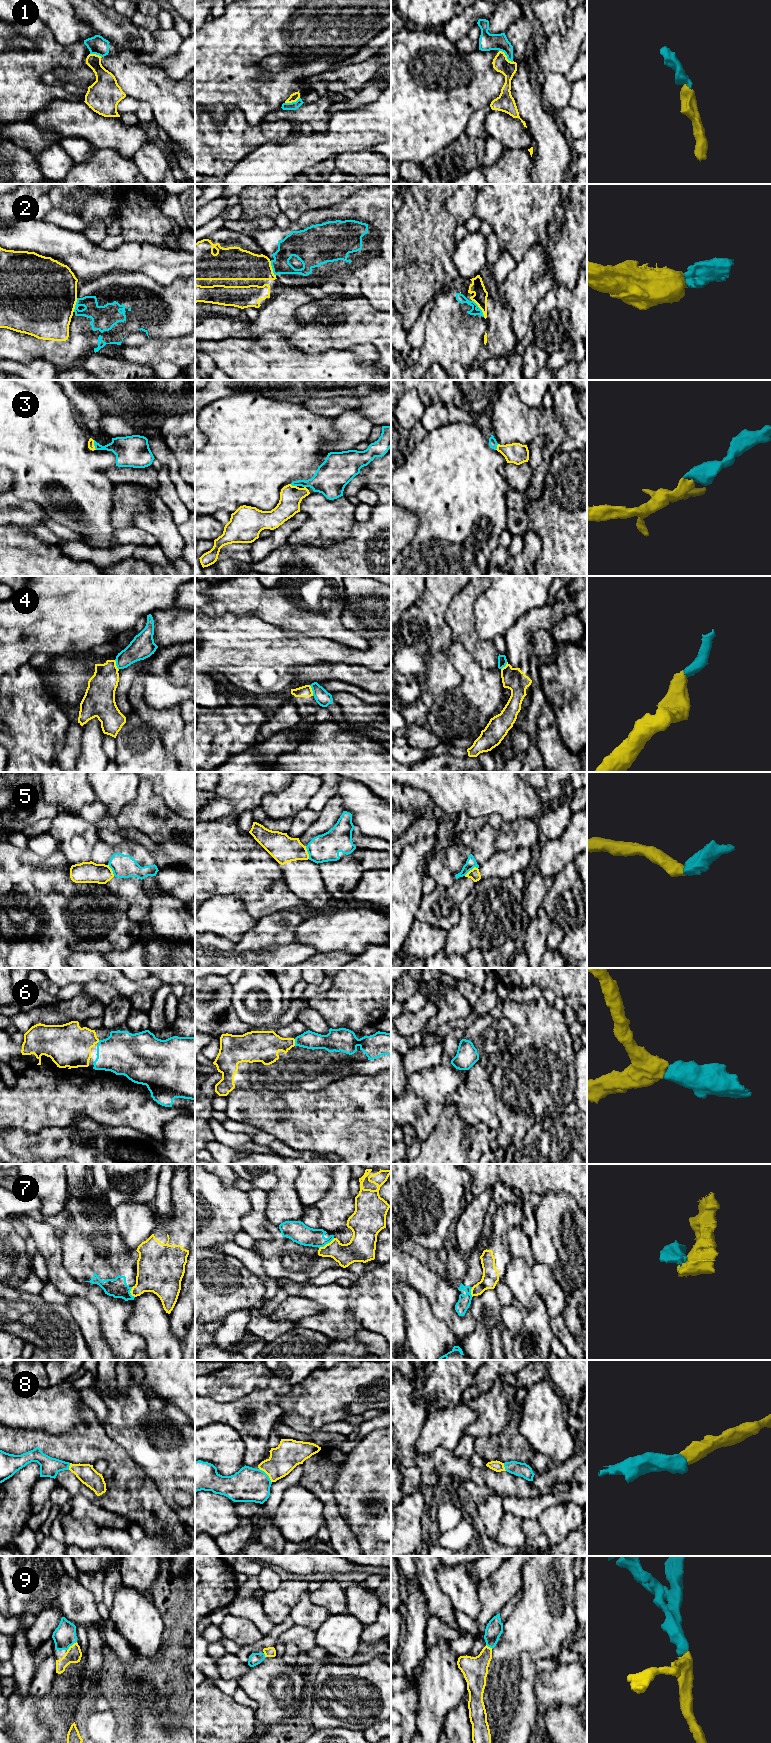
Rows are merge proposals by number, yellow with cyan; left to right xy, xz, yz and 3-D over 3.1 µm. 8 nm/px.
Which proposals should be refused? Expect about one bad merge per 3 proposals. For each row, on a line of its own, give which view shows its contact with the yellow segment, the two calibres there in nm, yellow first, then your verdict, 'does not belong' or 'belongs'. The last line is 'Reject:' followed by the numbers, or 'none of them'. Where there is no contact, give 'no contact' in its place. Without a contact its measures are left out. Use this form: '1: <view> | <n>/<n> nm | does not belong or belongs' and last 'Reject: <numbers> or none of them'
1: yz | 130/140 nm | belongs
2: yz | 120/70 nm | does not belong
3: xy | 50/180 nm | belongs
4: xz | 100/120 nm | does not belong
5: yz | 90/80 nm | does not belong
6: xz | 240/140 nm | belongs
7: xz | 180/170 nm | does not belong
8: xz | 220/280 nm | belongs
9: xy | 130/190 nm | belongs
Reject: 2, 4, 5, 7

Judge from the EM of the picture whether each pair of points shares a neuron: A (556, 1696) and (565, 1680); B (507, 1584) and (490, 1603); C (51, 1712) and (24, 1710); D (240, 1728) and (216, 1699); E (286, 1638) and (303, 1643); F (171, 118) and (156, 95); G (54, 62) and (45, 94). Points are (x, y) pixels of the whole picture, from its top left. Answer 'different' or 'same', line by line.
A: same
B: same
C: different
D: same
E: same
F: same
G: same

